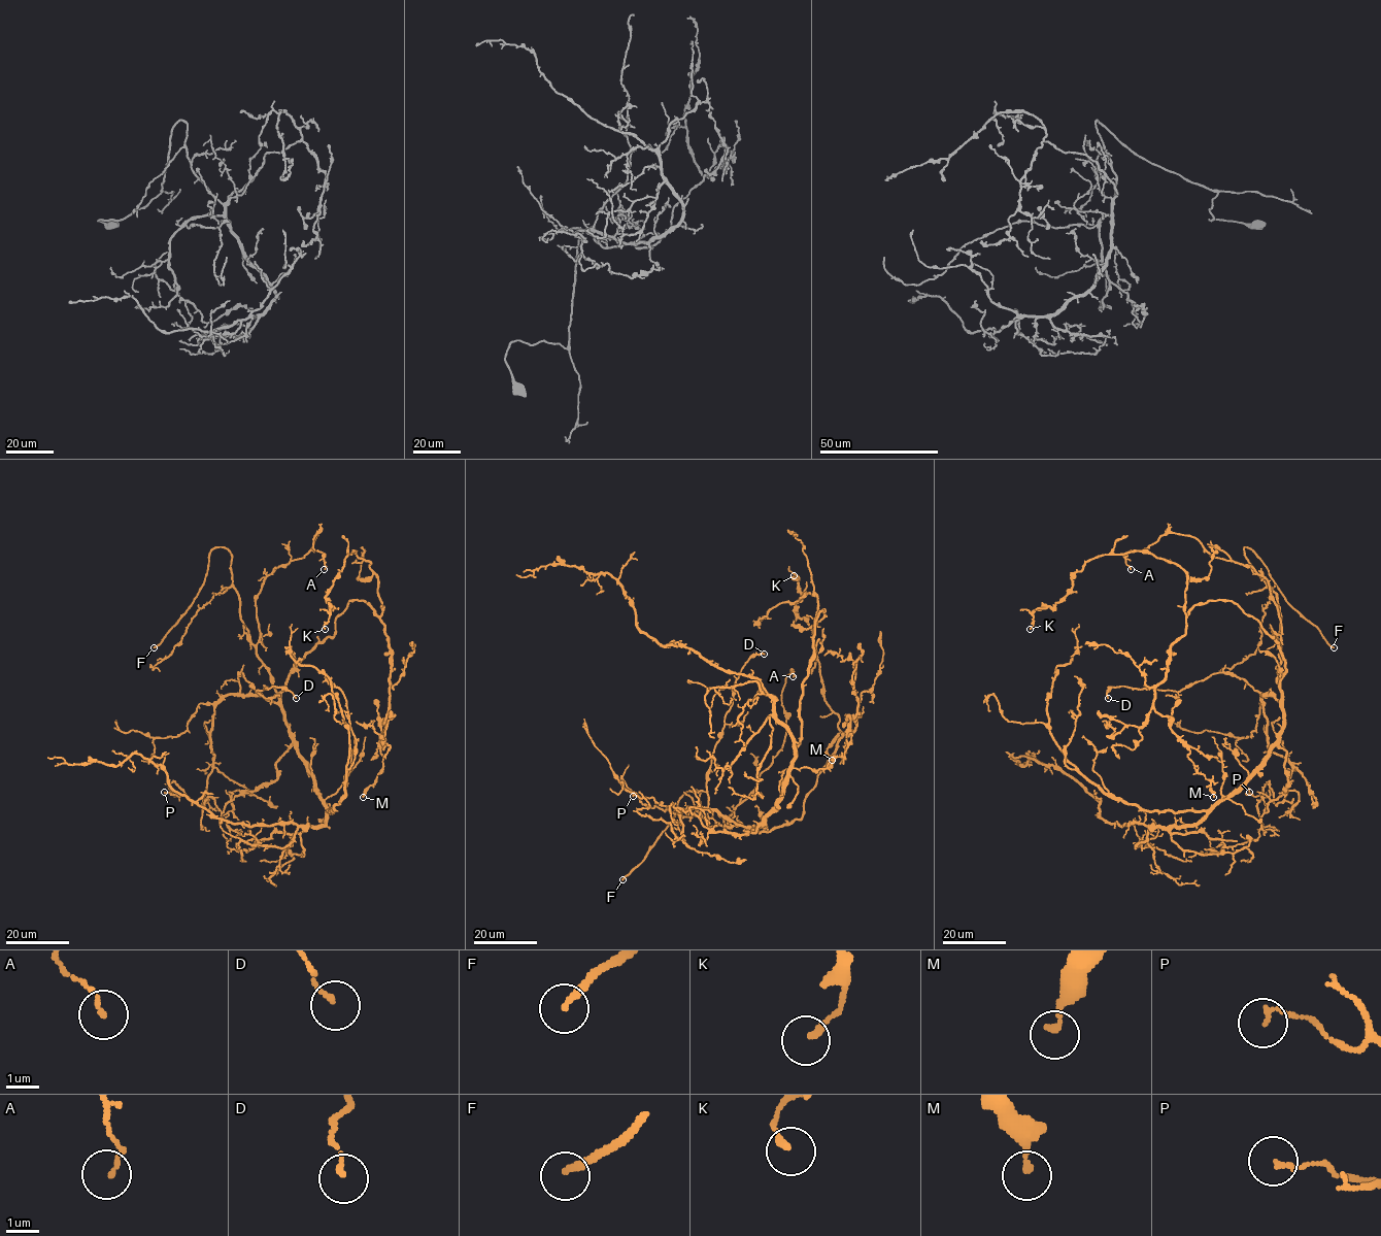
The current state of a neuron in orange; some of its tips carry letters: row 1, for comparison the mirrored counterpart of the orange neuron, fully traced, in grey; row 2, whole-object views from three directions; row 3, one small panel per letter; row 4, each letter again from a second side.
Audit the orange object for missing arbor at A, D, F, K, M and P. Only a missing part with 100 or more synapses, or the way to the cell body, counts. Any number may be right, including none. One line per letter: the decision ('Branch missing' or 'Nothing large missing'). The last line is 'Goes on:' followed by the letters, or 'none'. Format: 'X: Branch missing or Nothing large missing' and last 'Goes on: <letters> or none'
A: Nothing large missing
D: Nothing large missing
F: Branch missing
K: Nothing large missing
M: Nothing large missing
P: Nothing large missing
Goes on: F

